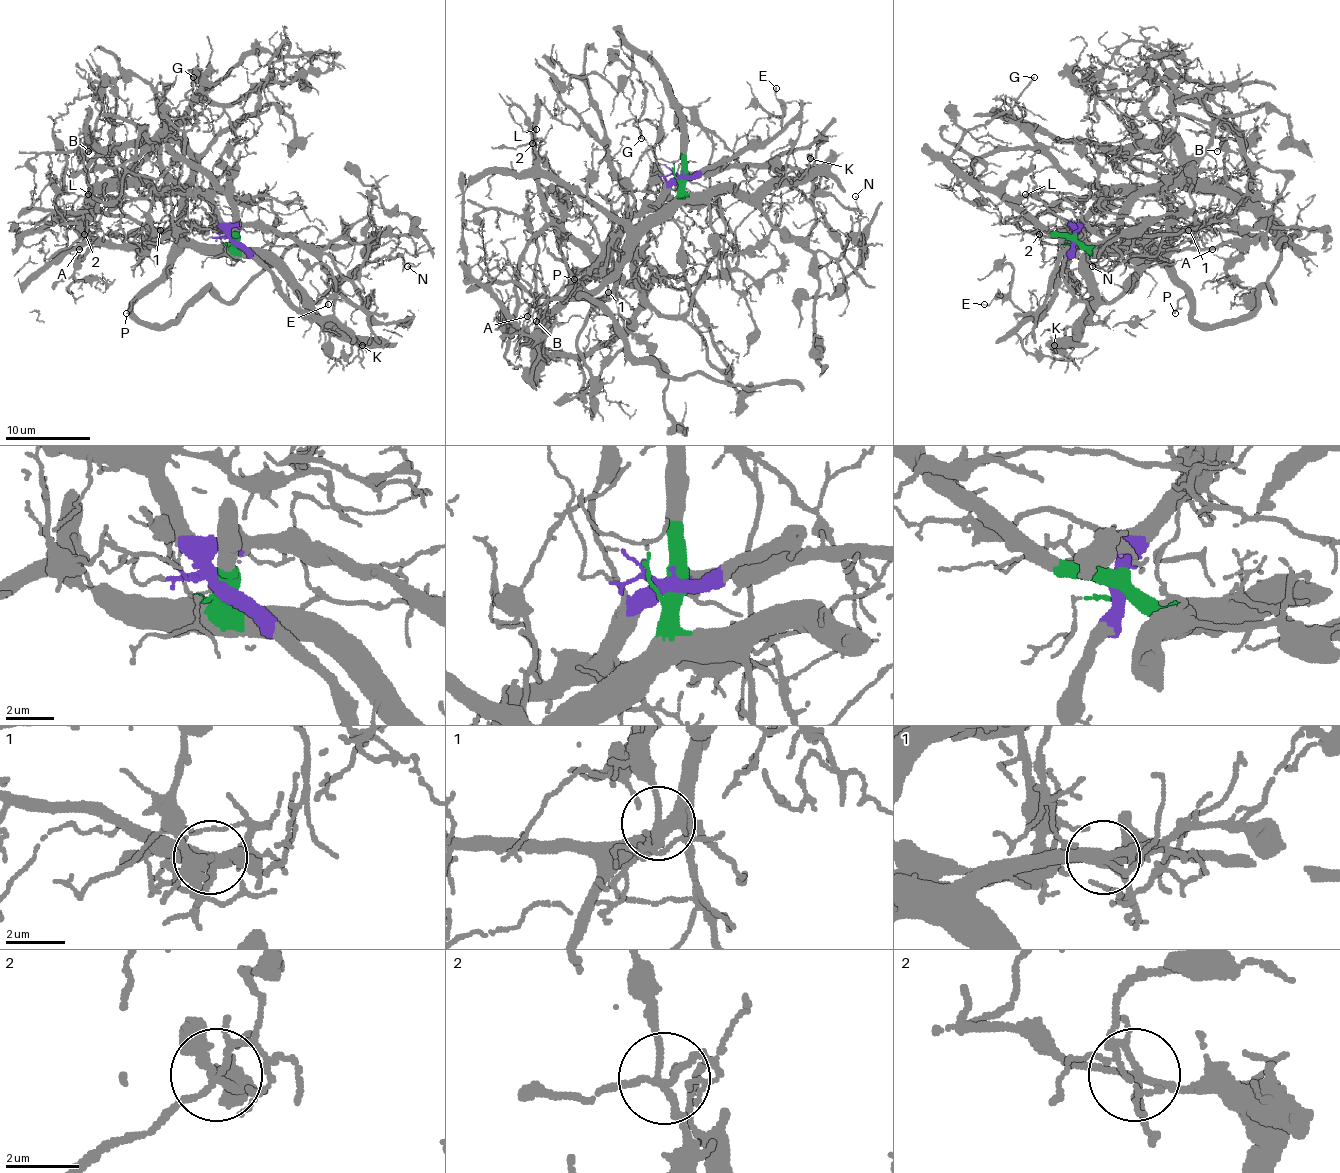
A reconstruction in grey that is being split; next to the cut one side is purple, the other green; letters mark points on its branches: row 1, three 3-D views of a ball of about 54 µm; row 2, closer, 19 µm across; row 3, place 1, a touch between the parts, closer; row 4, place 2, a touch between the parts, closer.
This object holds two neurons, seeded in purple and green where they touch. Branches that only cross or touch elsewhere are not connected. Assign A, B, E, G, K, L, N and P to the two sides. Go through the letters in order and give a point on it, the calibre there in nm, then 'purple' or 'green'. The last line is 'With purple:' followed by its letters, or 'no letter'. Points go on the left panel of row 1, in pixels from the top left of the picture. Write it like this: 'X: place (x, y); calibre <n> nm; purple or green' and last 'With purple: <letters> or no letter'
A: place (79, 249); calibre 130 nm; green
B: place (88, 151); calibre 110 nm; purple
E: place (328, 304); calibre 120 nm; purple
G: place (193, 77); calibre 160 nm; green
K: place (362, 345); calibre 180 nm; green
L: place (88, 194); calibre 140 nm; green
N: place (407, 266); calibre 80 nm; green
P: place (126, 313); calibre 130 nm; green
With purple: B, E

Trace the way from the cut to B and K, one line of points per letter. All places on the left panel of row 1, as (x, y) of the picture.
B: (234, 240), (221, 217), (185, 187), (104, 185), (94, 198), (113, 175), (113, 166), (96, 138), (88, 151)
K: (234, 240), (240, 253), (266, 257), (321, 317), (348, 338), (361, 359), (361, 344)

